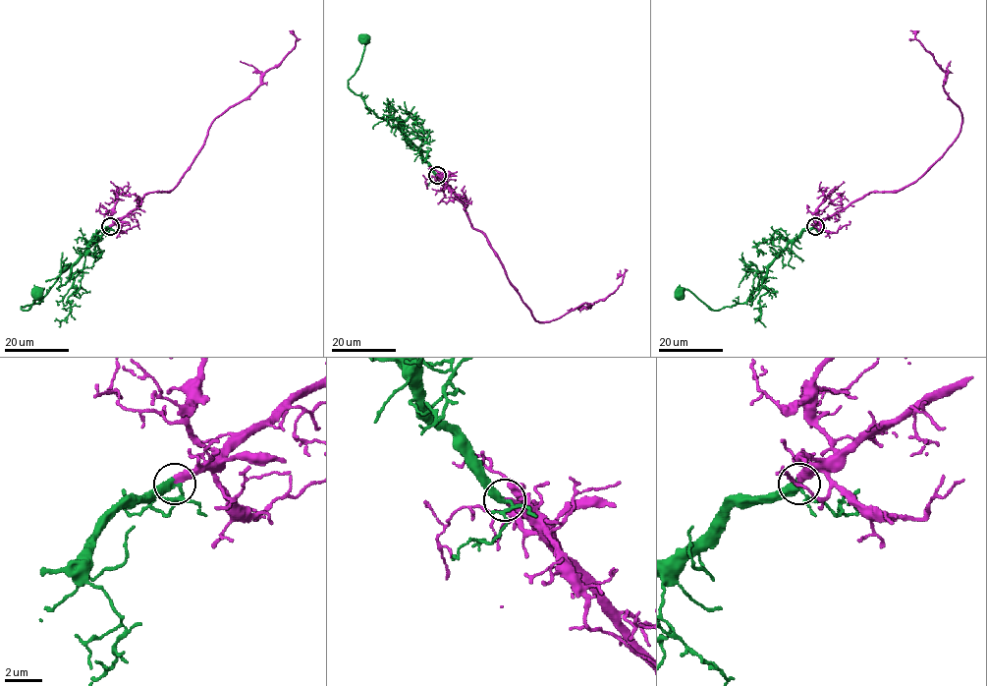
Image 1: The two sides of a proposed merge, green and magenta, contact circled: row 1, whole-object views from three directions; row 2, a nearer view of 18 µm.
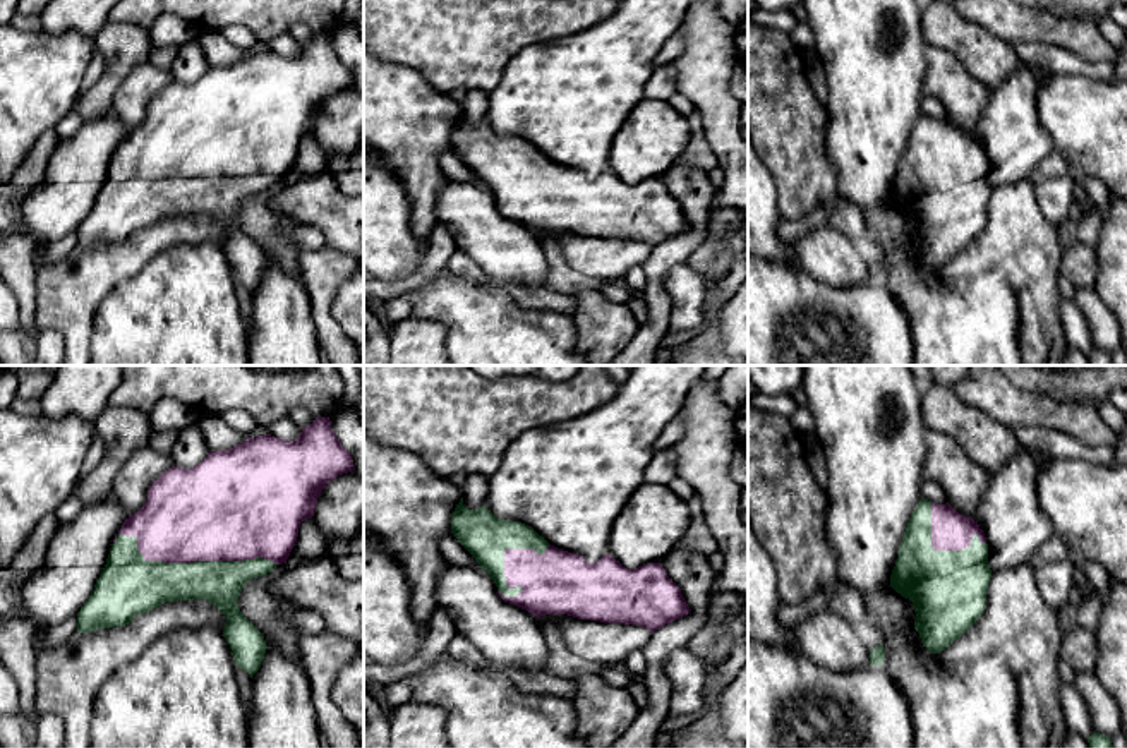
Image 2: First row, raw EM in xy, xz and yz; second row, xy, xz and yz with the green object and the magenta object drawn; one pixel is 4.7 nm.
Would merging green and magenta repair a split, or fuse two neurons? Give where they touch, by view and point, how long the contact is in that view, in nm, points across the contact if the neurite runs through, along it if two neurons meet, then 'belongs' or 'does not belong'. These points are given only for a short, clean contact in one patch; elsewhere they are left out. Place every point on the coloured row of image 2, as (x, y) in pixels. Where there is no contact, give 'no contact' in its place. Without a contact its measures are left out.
meets green in xy at (191, 563); contact 800 nm long; belongs

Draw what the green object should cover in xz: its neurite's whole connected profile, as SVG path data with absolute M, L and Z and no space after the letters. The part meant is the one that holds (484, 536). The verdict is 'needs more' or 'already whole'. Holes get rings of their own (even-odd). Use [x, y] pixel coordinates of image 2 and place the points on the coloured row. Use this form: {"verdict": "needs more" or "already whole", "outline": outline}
{"verdict": "needs more", "outline": "M463 498L453 511L451 534L491 575L504 602L537 618L568 614L600 623L636 624L654 633L691 611L681 588L667 576L660 563L628 570L611 554L602 556L597 563L587 563L580 554L551 546L521 522L501 520L485 506L468 510Z"}

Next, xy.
{"verdict": "needs more", "outline": "M316 417L293 441L271 434L247 437L230 449L209 451L192 468L168 468L151 484L146 504L129 515L115 535L94 590L77 612L77 631L125 626L136 616L165 602L204 599L226 616L223 636L232 648L235 666L252 678L261 667L268 645L262 633L242 614L237 599L249 580L268 575L278 564L286 563L300 523L314 516L317 498L326 484L352 470L355 470L352 455L334 436L329 417Z"}

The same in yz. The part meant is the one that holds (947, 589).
{"verdict": "needs more", "outline": "M925 498L897 551L890 587L914 606L914 630L933 654L945 650L983 614L991 570L979 525L949 503Z"}

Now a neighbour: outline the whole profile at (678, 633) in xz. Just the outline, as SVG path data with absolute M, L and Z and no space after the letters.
M674 547L660 564L681 588L691 611L654 631L642 650L647 669L640 681L647 690L647 705L640 709L635 722L612 748L655 748L660 726L671 714L671 681L664 673L664 662L672 652L688 648L691 638L707 621L705 611L717 576L708 558Z

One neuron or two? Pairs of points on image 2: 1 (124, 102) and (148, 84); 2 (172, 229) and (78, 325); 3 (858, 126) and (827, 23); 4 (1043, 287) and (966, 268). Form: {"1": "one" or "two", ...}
{"1": "one", "2": "one", "3": "one", "4": "one"}

